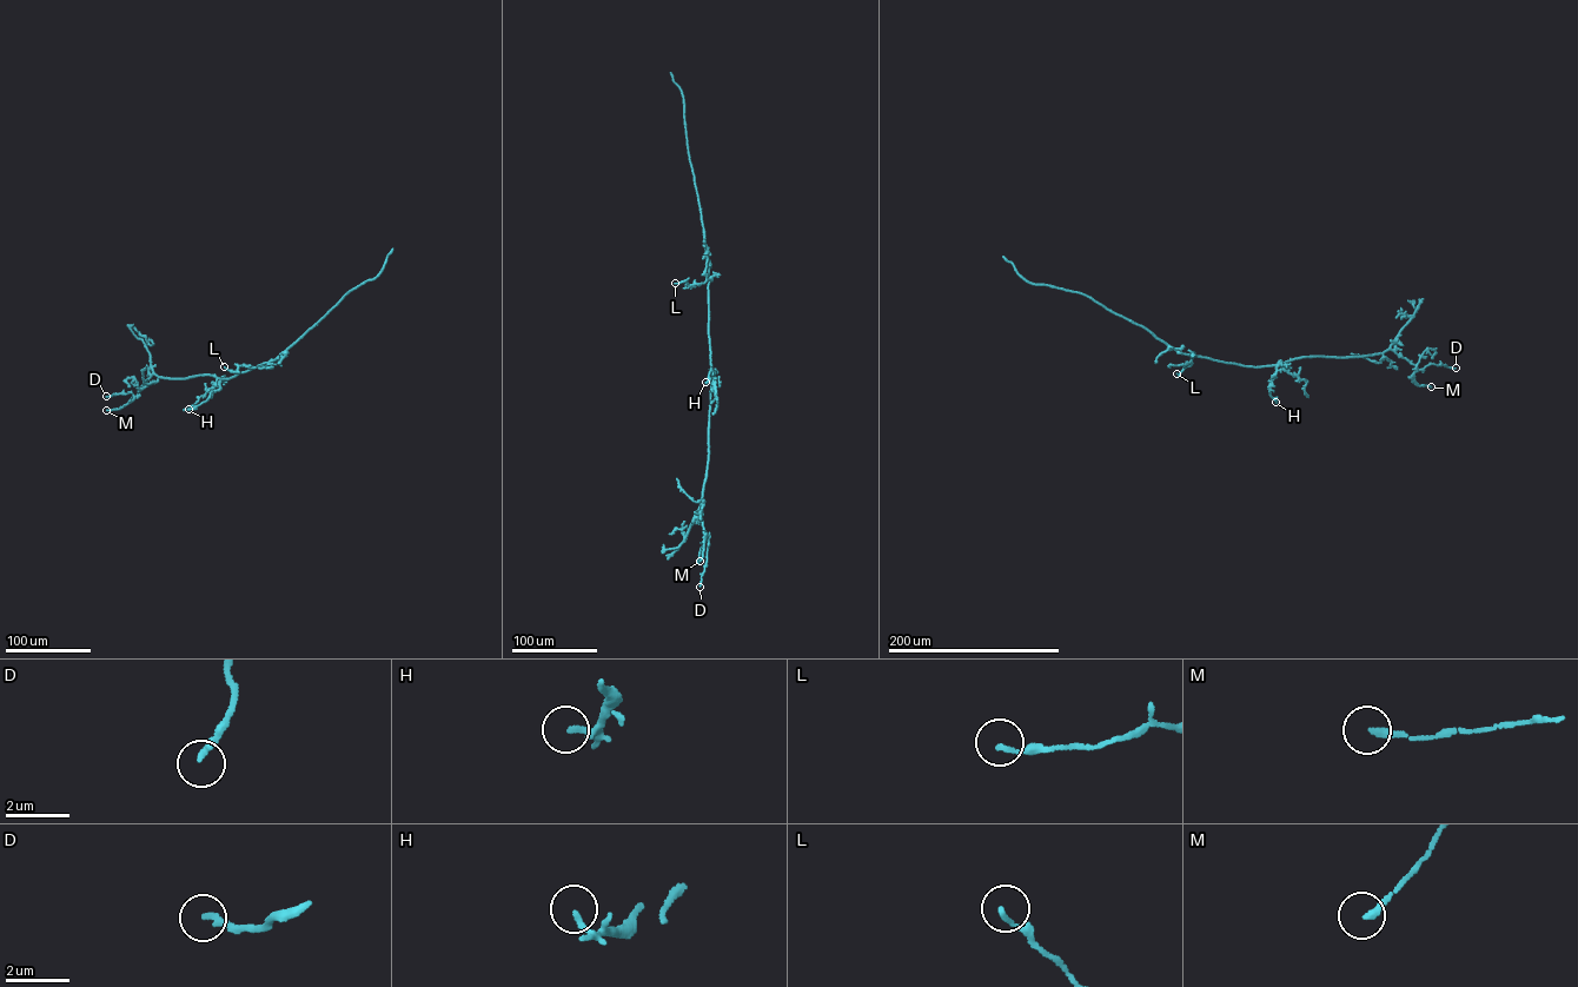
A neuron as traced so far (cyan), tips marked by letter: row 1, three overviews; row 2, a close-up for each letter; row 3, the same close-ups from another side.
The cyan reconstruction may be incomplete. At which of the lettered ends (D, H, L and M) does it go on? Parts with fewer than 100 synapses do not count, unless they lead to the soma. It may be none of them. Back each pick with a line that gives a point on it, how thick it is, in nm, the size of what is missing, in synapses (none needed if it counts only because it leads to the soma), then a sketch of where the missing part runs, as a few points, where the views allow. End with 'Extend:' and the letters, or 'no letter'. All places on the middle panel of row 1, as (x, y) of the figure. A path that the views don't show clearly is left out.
Extend: no letter

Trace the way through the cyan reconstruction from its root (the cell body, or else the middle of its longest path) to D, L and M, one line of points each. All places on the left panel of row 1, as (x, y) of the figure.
D: (245, 371), (221, 379), (207, 375), (171, 379), (153, 373), (136, 396), (130, 392), (106, 396)
L: (245, 371), (269, 363), (258, 368), (238, 365), (234, 371), (224, 366)
M: (245, 371), (221, 379), (207, 375), (171, 379), (153, 373), (132, 401), (119, 409), (106, 410)

